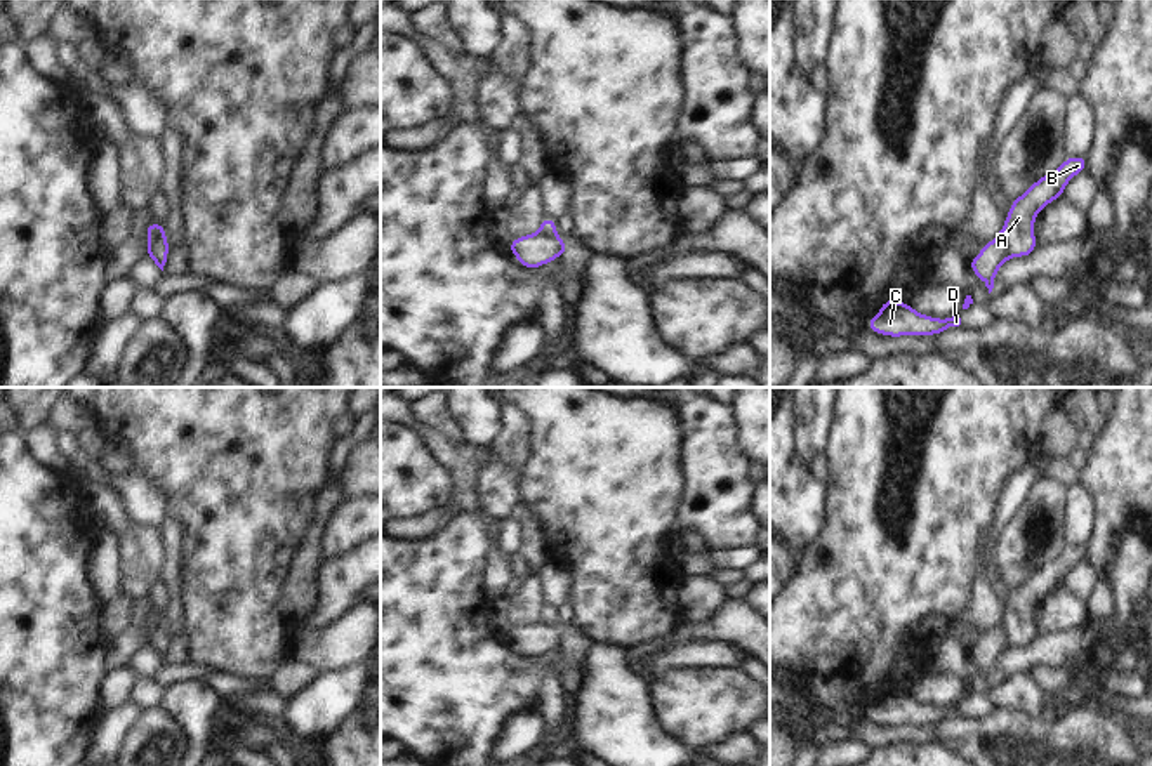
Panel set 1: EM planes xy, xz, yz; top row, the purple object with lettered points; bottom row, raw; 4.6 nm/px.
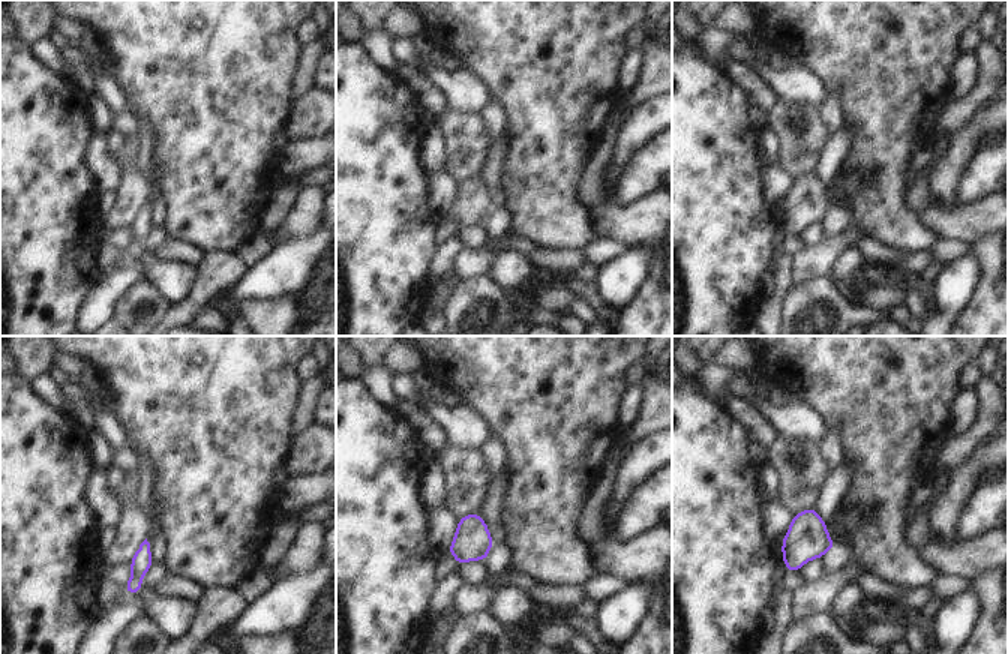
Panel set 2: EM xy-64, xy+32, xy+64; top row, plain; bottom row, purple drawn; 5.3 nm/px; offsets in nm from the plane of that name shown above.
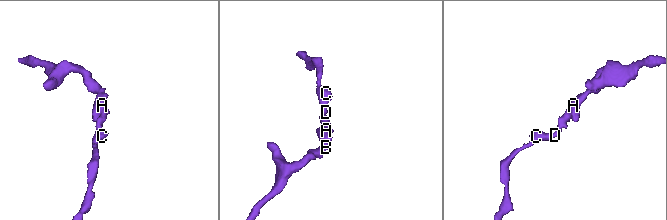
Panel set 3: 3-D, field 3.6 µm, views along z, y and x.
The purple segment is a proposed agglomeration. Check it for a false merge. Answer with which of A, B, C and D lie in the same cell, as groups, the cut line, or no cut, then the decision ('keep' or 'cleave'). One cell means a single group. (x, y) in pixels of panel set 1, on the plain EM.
A B / C D | yz (1001, 620), (1010, 645) | cleave

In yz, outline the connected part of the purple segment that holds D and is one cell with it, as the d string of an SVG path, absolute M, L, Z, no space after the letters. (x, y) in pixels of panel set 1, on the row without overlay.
M895 688L883 690L881 702L865 710L867 719L883 723L886 726L938 724L959 714L961 714L959 703L945 709L924 705L909 693Z

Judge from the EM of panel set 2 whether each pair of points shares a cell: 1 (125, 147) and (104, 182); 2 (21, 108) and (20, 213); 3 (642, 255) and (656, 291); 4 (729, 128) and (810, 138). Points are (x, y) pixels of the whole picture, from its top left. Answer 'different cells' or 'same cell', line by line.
1: different cells
2: same cell
3: different cells
4: different cells

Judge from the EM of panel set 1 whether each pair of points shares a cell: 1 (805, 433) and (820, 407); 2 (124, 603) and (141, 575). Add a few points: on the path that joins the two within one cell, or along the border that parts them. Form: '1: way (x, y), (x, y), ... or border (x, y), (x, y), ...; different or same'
1: way (812, 426), (814, 414); same
2: border (124, 593), (132, 601); different

